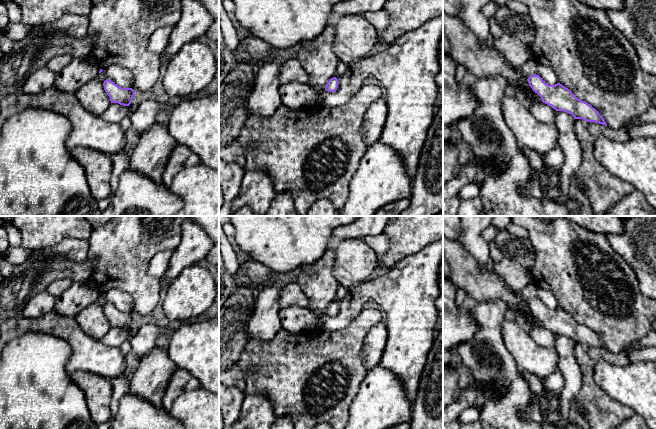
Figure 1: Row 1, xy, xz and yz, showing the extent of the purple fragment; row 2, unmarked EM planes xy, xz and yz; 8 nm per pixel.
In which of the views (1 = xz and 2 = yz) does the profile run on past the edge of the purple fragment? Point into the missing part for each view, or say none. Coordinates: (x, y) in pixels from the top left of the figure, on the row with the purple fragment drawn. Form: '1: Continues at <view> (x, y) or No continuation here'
1: No continuation here
2: No continuation here

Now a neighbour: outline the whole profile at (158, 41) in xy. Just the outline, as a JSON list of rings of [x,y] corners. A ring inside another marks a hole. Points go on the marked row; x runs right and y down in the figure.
[[[174,25],[163,26],[155,30],[148,43],[148,49],[158,55],[162,55],[169,41],[169,36]]]

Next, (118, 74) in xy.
[[[113,64],[105,68],[97,76],[102,83],[106,79],[111,80],[122,88],[132,88],[133,75],[125,67]]]

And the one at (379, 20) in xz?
[[[384,9],[376,12],[366,12],[361,14],[376,30],[381,34],[389,24],[389,15]]]

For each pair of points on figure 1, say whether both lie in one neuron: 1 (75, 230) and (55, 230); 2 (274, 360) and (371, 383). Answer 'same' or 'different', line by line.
1: same
2: different

